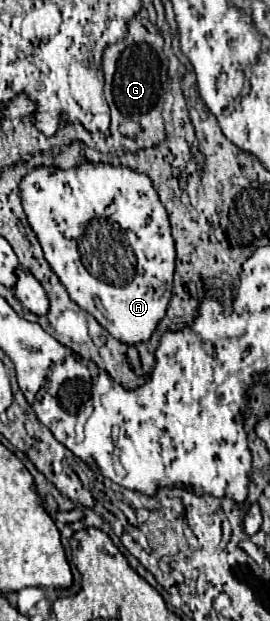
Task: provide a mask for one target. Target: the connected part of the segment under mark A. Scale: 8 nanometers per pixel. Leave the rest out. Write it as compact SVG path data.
M84 163L76 169L38 167L20 183L22 205L44 249L46 261L66 287L70 299L88 311L110 335L126 345L148 341L166 315L172 295L176 249L170 221L152 181L128 167Z

